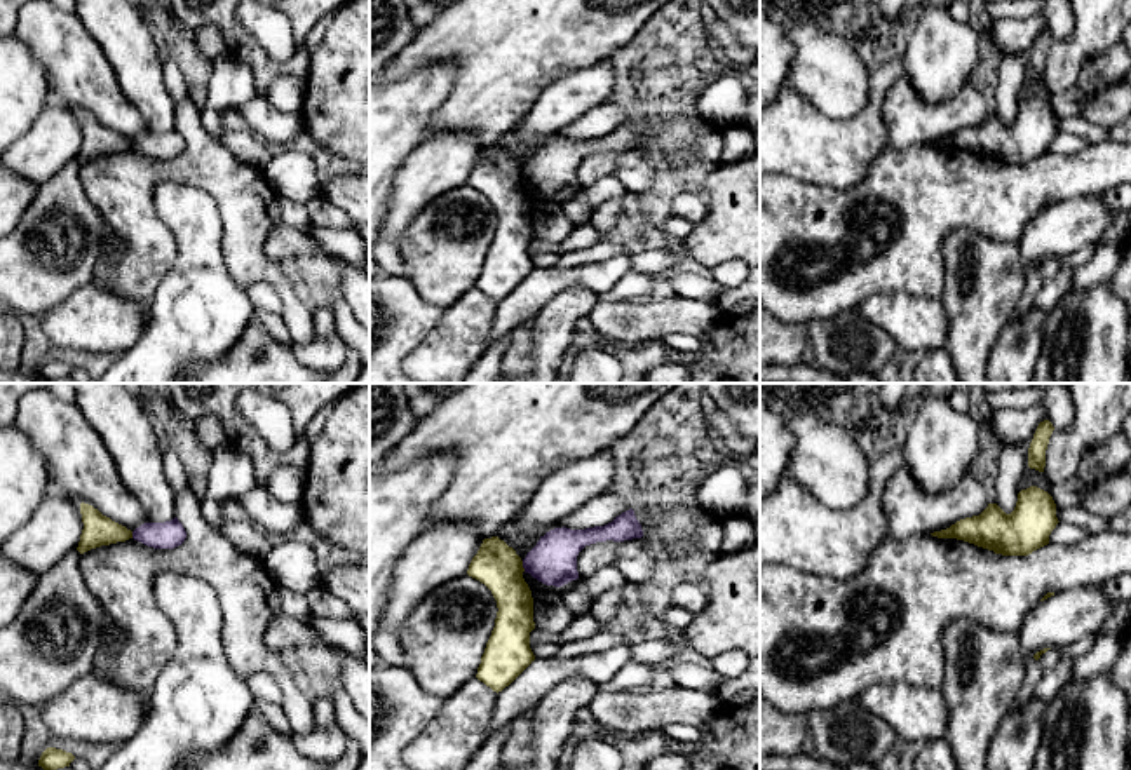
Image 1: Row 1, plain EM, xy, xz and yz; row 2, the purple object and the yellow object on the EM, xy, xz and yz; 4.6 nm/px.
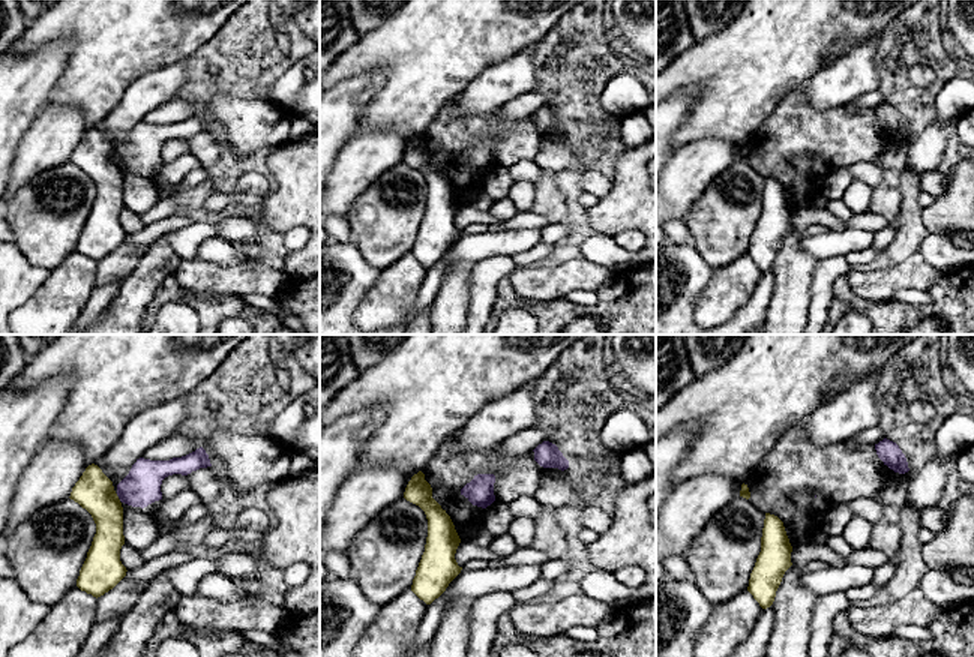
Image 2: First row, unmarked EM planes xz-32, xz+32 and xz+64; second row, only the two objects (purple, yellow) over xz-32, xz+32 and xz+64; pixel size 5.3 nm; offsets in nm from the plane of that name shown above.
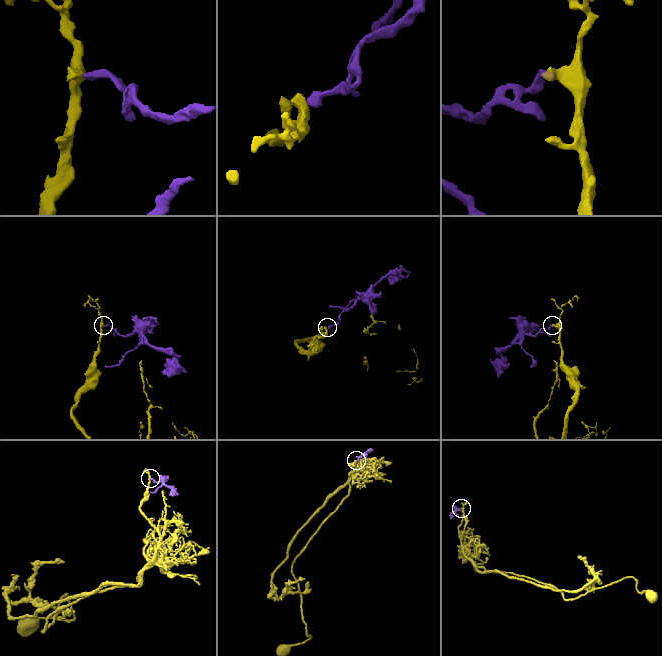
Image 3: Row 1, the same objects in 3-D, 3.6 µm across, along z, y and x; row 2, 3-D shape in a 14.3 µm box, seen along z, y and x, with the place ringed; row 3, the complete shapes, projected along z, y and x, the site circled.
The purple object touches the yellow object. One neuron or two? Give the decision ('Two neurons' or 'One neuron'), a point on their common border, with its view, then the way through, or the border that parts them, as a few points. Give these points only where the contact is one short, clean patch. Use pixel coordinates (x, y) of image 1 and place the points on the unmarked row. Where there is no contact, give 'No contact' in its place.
Two neurons. Touches purple at xz (523, 176). Boundary: xz (521, 171), (525, 180)

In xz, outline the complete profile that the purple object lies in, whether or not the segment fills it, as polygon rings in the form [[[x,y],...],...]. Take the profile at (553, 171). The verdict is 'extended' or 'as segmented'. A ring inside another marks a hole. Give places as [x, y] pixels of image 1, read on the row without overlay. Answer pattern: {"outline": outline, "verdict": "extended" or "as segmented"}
{"outline": [[[629,118],[605,136],[586,139],[554,138],[547,141],[523,169],[523,178],[545,195],[561,197],[579,188],[577,165],[596,152],[641,148],[643,139]]], "verdict": "as segmented"}

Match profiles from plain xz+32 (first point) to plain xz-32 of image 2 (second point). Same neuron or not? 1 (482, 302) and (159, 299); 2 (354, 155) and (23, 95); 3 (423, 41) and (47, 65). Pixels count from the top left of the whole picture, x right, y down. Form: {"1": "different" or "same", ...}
{"1": "different", "2": "different", "3": "different"}

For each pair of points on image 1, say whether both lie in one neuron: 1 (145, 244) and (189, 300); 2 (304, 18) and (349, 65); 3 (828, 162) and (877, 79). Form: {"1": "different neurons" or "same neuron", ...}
{"1": "different neurons", "2": "different neurons", "3": "same neuron"}

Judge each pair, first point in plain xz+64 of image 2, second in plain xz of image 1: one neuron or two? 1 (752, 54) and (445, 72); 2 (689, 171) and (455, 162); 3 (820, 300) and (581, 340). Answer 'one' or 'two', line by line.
1: two
2: one
3: two

